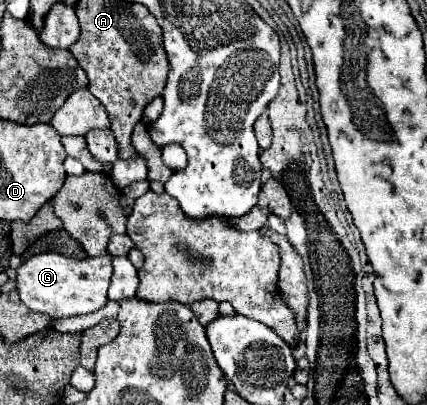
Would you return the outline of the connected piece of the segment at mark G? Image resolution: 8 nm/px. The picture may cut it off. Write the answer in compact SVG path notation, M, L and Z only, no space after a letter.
M41 253L17 269L17 293L31 311L45 313L51 319L69 319L105 307L111 271L113 267L107 255L71 259L57 253Z

